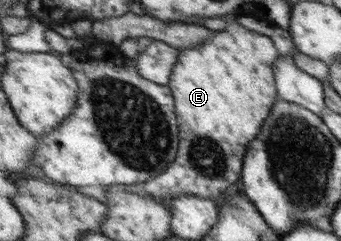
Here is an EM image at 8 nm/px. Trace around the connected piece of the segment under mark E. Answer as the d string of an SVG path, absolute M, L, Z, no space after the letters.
M227 19L222 30L212 32L209 42L195 45L195 48L180 49L168 86L176 99L176 115L181 116L181 152L169 170L144 183L141 192L155 199L193 195L213 200L221 196L225 188L239 178L245 144L255 138L261 122L267 118L269 108L275 102L273 66L277 58L277 51L269 37L244 28L235 19Z

